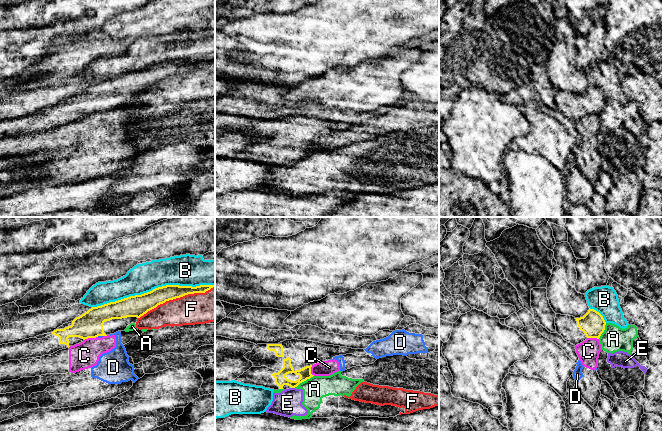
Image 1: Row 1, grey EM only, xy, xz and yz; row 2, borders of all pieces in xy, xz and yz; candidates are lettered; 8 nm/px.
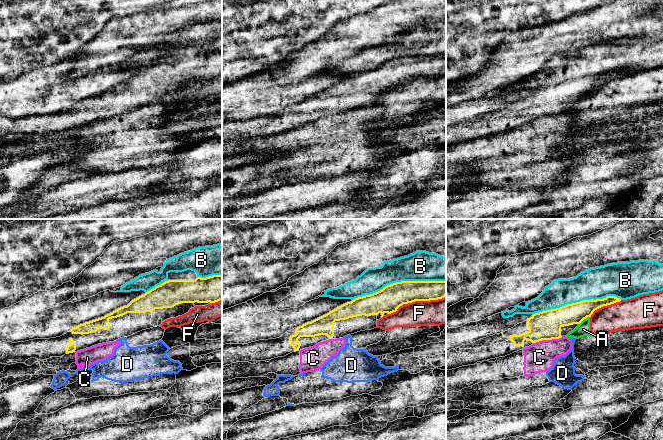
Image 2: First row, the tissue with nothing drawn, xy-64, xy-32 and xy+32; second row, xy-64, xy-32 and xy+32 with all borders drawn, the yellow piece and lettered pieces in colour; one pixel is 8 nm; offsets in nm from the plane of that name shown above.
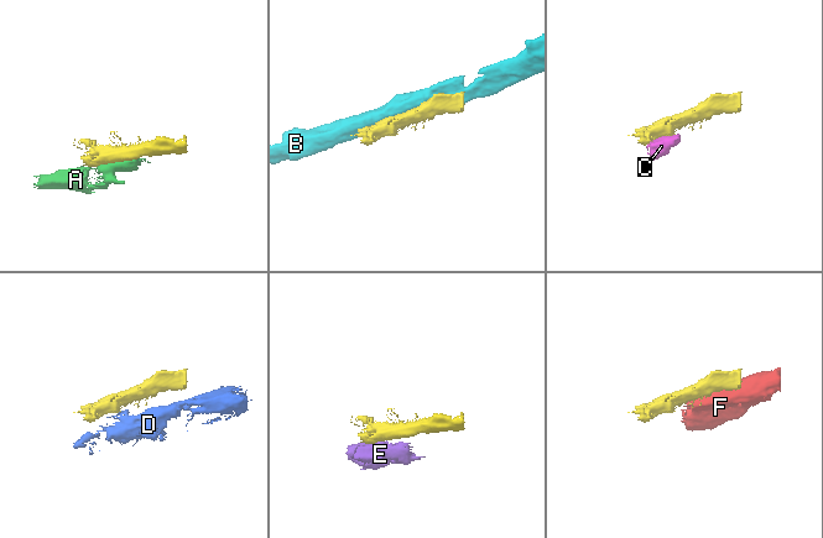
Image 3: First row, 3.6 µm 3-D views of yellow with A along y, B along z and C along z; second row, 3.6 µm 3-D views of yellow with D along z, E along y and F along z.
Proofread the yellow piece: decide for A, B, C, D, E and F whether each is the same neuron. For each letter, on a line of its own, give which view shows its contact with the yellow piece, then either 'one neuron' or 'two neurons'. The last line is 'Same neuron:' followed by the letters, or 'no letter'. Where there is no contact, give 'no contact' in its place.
A: contact in xz; two neurons
B: contact in xy; two neurons
C: contact in xy; two neurons
D: contact in xy; two neurons
E: contact in xz; two neurons
F: contact in xy; two neurons
Same neuron: no letter

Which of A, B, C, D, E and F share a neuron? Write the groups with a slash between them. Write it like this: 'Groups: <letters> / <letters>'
Groups: A E F / B / C D

